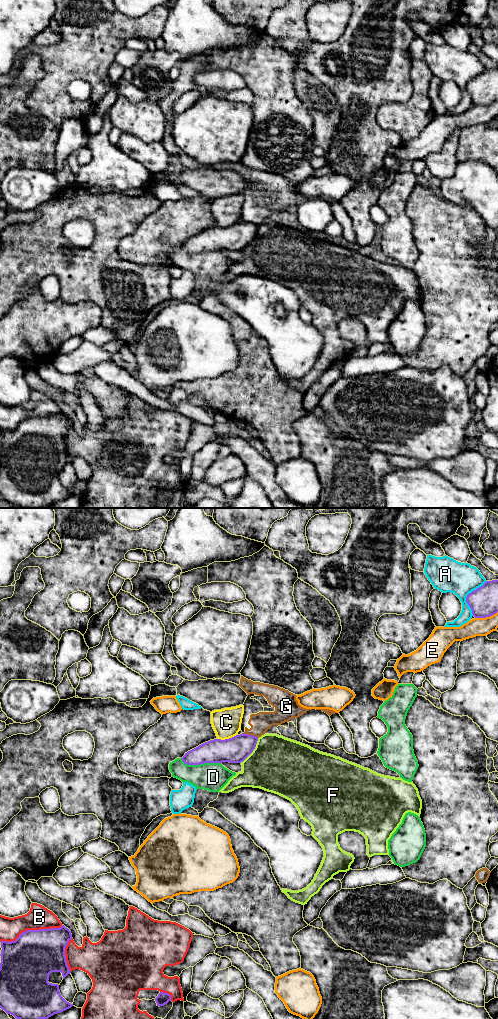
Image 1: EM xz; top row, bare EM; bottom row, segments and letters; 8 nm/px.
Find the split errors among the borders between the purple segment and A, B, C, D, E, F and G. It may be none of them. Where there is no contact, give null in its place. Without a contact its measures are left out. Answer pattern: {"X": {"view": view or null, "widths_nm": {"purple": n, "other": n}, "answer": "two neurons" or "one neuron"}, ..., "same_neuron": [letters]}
{"A": {"view": "xz", "widths_nm": {"purple": 240, "other": 280}, "answer": "two neurons"}, "B": {"view": "xz", "widths_nm": {"purple": 400, "other": 190}, "answer": "two neurons"}, "C": {"view": "xz", "widths_nm": {"purple": 200, "other": 220}, "answer": "two neurons"}, "D": {"view": "xz", "widths_nm": {"purple": 190, "other": 220}, "answer": "two neurons"}, "E": {"view": "xz", "widths_nm": {"purple": 240, "other": 140}, "answer": "two neurons"}, "F": {"view": "xz", "widths_nm": {"purple": 200, "other": 460}, "answer": "two neurons"}, "G": {"view": "xz", "widths_nm": {"purple": 200, "other": 160}, "answer": "two neurons"}, "same_neuron": []}

